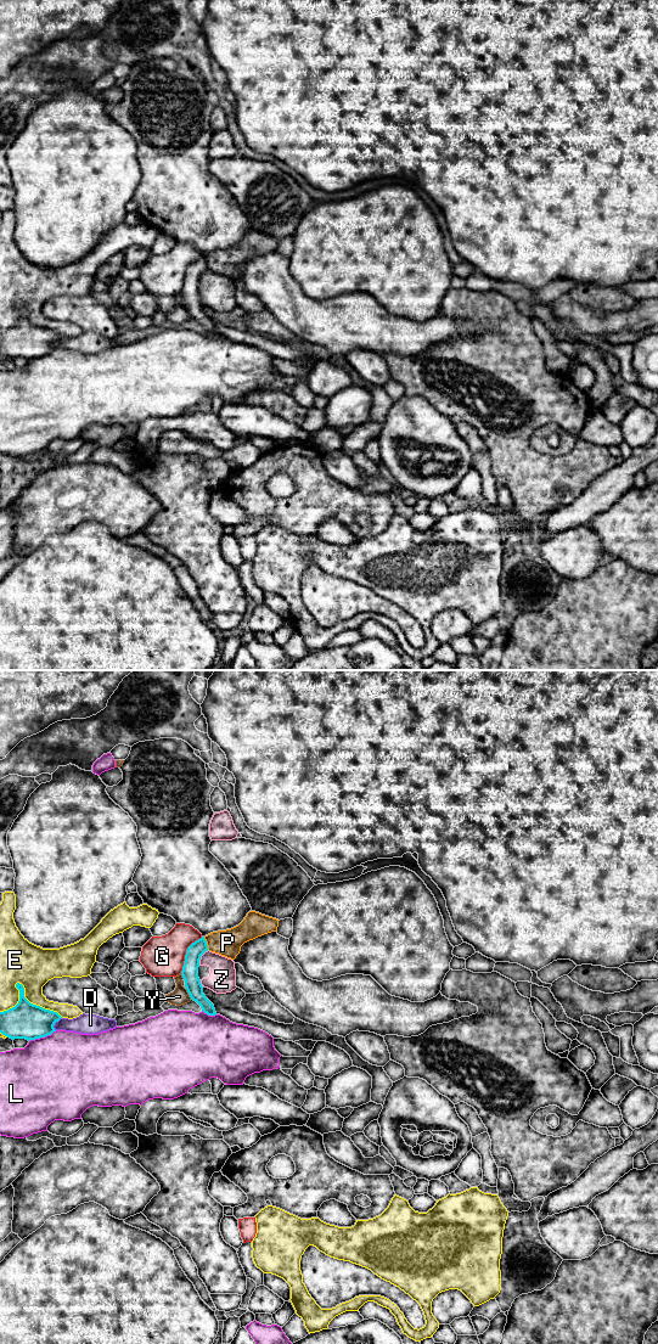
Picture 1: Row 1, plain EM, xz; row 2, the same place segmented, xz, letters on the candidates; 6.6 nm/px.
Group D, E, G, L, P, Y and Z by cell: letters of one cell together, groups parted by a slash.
D / E / G / L / P / Y / Z

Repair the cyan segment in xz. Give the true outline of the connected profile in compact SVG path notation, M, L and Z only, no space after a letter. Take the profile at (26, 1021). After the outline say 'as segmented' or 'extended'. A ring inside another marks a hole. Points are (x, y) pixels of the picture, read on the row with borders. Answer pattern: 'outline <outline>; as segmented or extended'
outline M17 983L16 988L19 990L19 1001L15 1007L0 1012L0 1033L12 1040L30 1041L56 1031L54 1025L62 1017L57 1012L30 1003L24 997L22 984Z; as segmented

